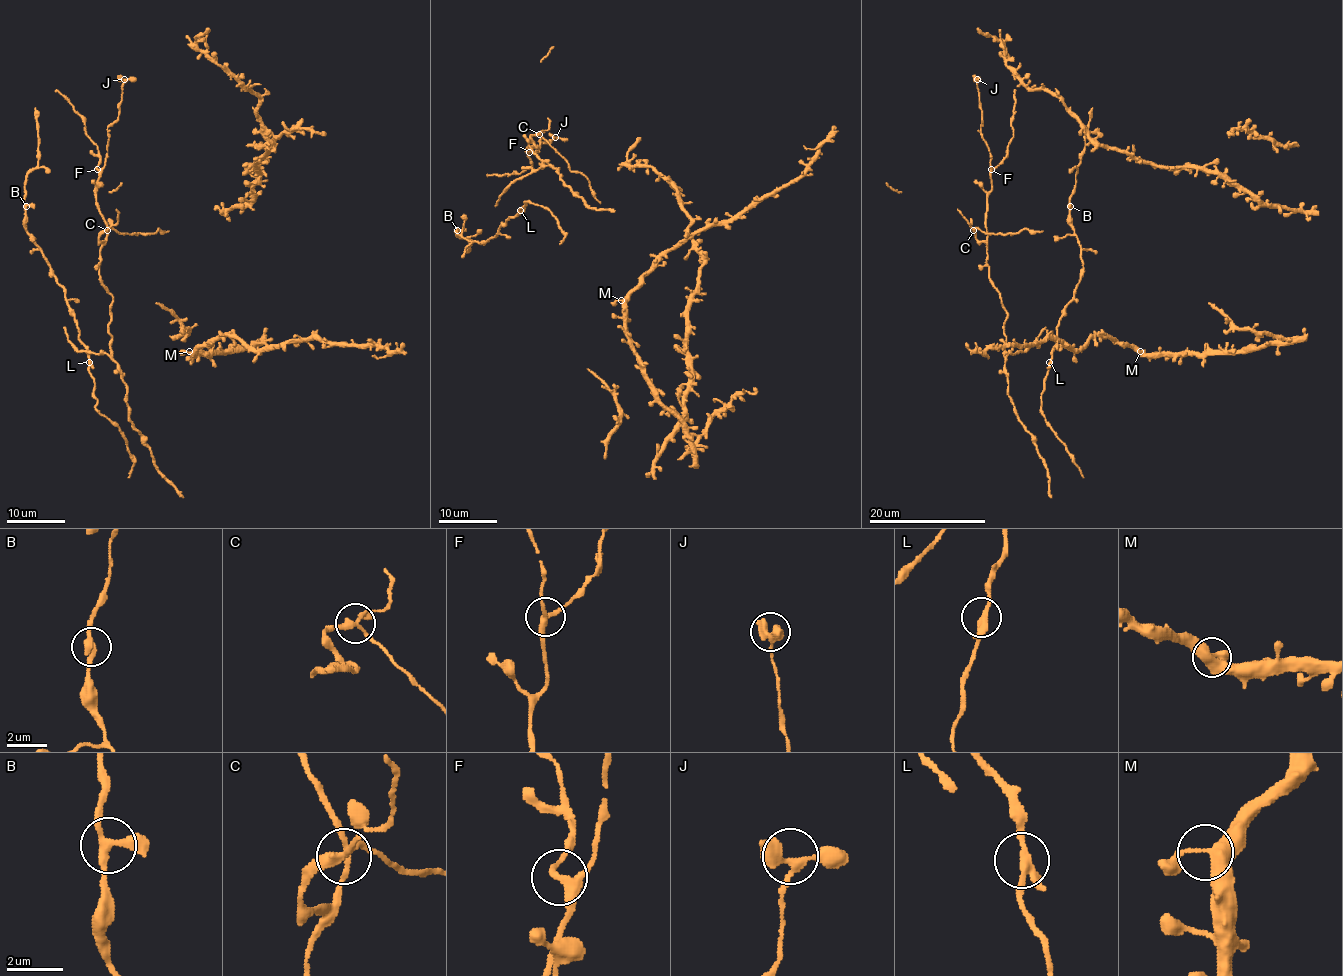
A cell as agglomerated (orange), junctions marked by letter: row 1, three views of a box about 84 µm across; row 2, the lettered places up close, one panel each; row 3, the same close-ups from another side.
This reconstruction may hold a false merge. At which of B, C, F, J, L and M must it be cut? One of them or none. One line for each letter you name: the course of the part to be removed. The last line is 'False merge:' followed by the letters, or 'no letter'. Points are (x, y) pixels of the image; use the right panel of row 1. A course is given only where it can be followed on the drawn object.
C: course (974, 230), (978, 227), (987, 233), (1042, 230)
False merge: C

